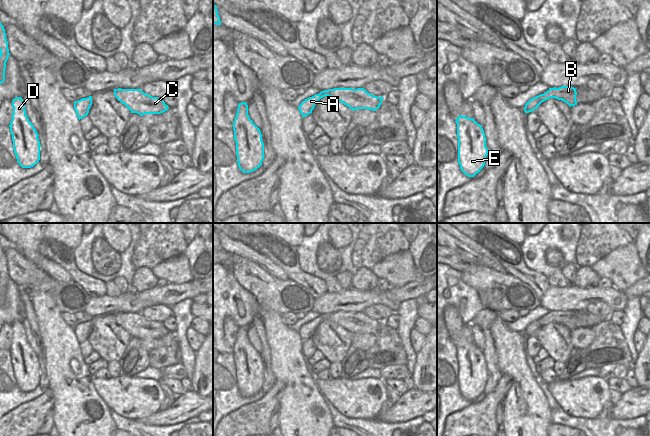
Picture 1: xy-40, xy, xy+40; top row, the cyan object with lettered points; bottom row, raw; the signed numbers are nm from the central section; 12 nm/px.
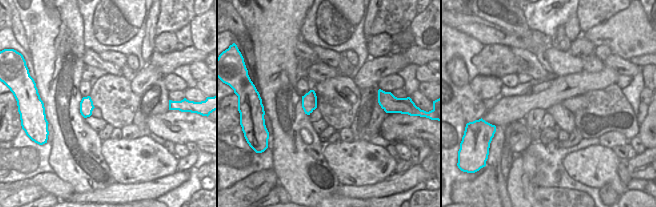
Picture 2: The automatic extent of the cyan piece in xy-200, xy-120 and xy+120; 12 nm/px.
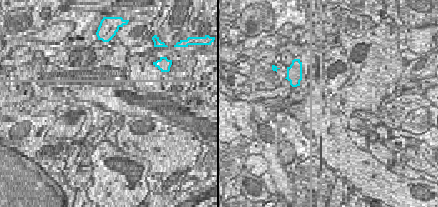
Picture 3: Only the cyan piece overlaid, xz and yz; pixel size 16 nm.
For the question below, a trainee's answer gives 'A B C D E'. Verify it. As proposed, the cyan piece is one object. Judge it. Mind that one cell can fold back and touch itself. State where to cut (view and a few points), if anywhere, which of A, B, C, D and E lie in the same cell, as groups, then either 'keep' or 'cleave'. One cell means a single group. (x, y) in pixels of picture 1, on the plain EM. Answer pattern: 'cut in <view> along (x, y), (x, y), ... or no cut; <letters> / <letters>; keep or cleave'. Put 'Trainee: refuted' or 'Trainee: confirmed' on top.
Trainee: refuted
cut in xy+40 along (541, 318), (543, 325); A D E / B C; cleave

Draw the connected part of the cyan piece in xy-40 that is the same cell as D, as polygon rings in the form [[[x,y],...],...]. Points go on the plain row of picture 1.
[[[21,321],[14,322],[12,331],[12,344],[9,351],[14,377],[22,392],[31,392],[40,384],[39,359],[26,339],[23,323]]]

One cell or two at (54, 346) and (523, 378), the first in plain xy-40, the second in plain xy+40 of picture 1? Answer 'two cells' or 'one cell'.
one cell

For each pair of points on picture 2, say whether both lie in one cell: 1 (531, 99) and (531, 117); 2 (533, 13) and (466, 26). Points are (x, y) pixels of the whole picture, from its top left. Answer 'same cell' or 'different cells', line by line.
1: different cells
2: different cells

